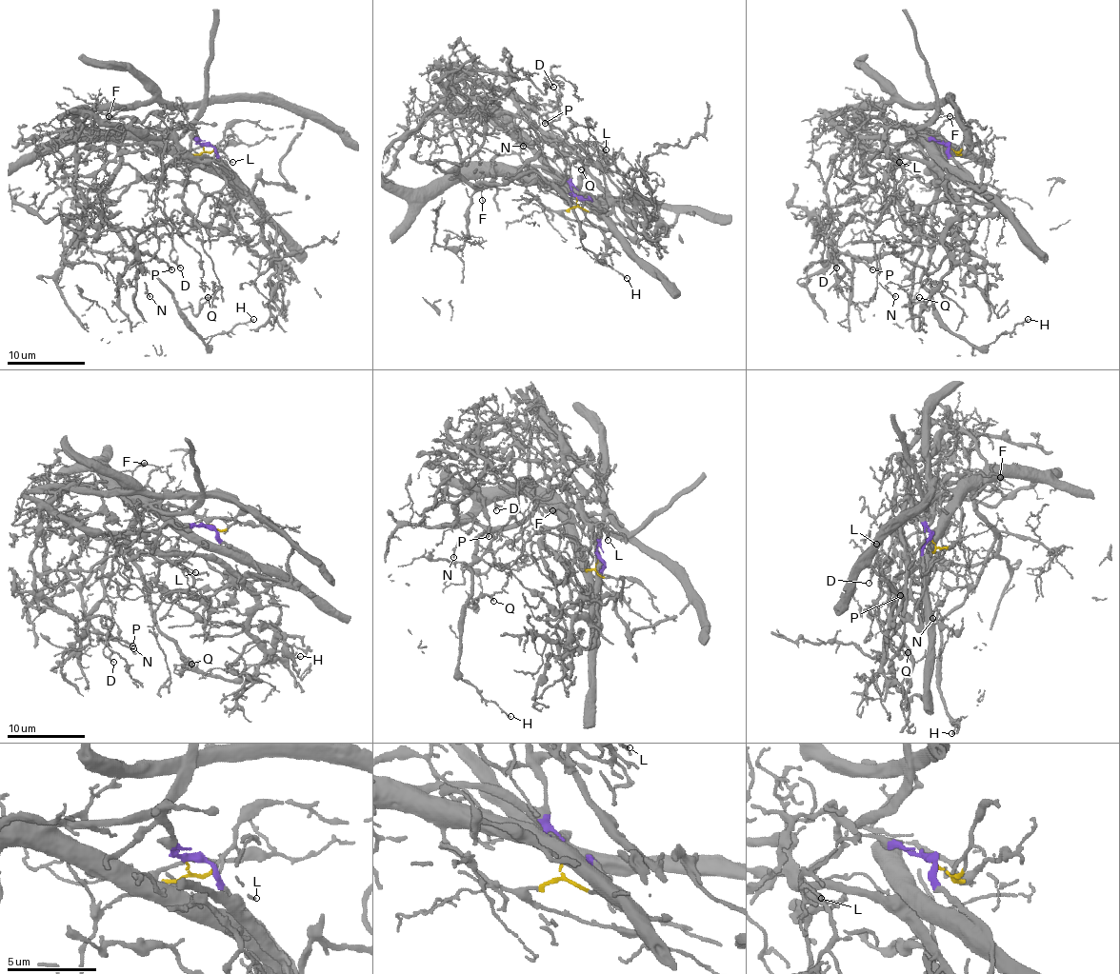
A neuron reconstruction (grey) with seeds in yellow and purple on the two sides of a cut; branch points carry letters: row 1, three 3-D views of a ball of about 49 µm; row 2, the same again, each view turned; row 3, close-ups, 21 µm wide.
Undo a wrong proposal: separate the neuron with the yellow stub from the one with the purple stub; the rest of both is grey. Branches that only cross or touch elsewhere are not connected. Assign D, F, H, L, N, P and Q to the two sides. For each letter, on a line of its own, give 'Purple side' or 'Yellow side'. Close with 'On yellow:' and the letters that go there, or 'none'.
D: Purple side
F: Yellow side
H: Yellow side
L: Purple side
N: Yellow side
P: Purple side
Q: Yellow side
On yellow: F, H, N, Q

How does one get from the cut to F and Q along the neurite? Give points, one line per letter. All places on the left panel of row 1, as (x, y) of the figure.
F: (202, 146), (202, 153), (177, 153), (158, 140), (138, 134), (117, 134), (108, 125), (110, 116)
Q: (202, 146), (202, 153), (177, 153), (153, 138), (125, 140), (104, 217), (181, 308), (196, 314), (208, 297)

